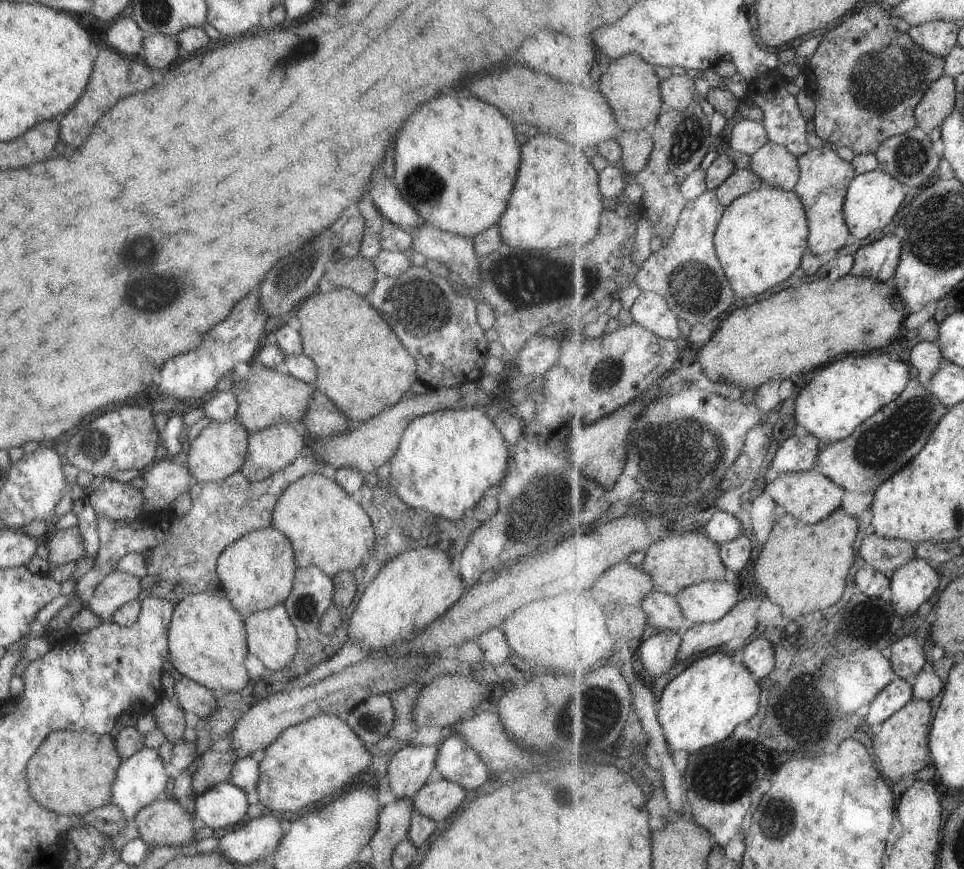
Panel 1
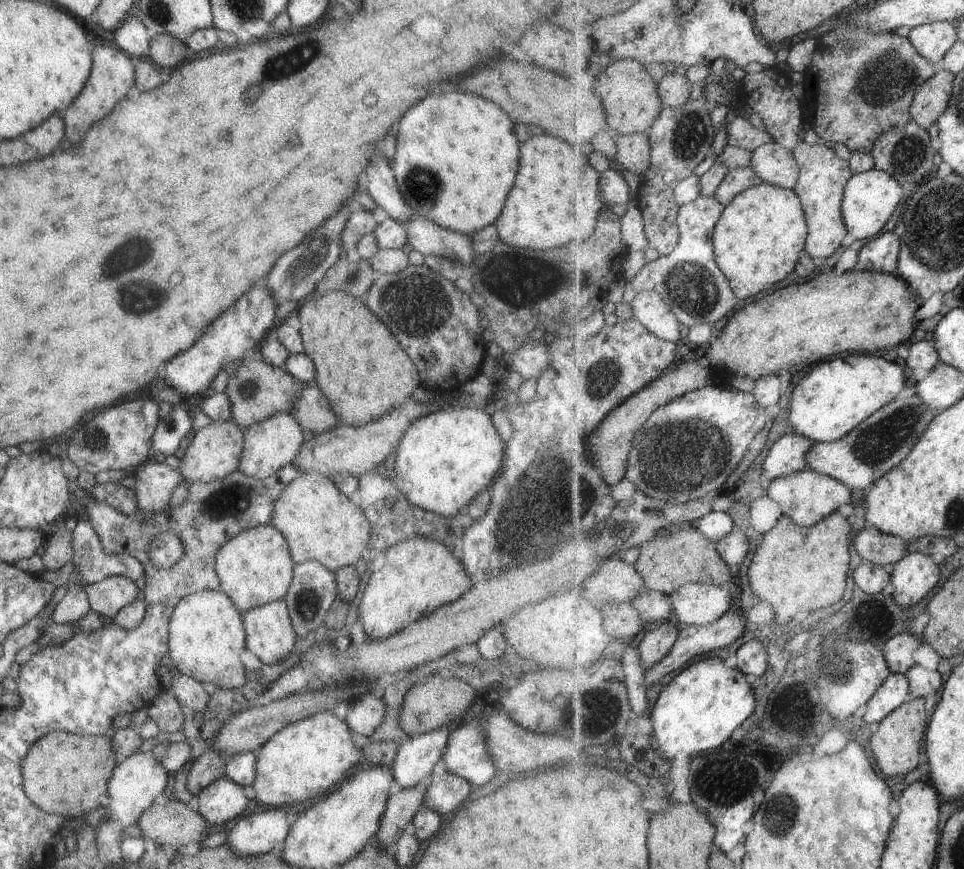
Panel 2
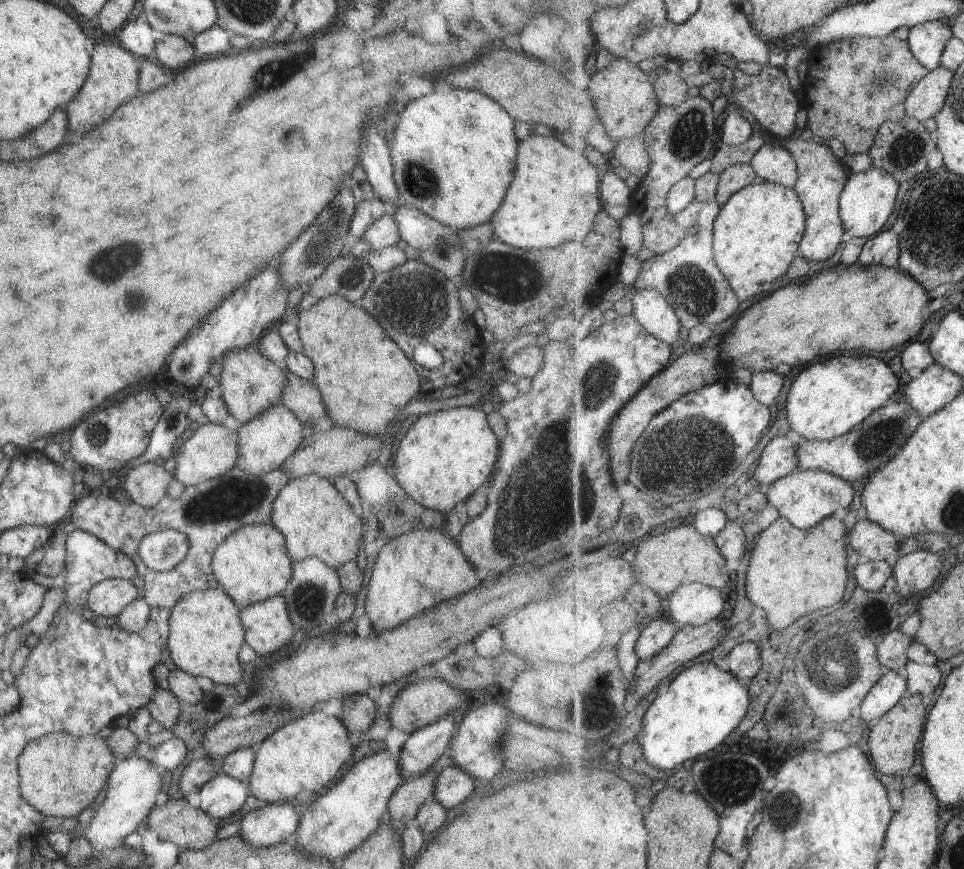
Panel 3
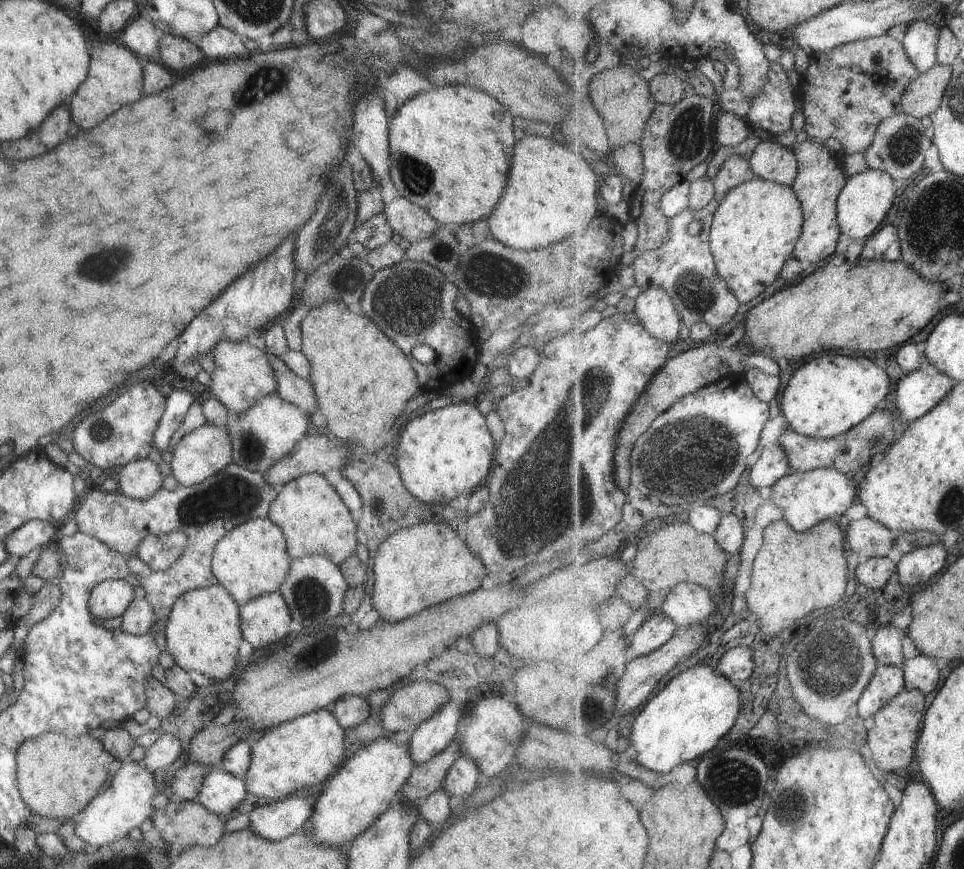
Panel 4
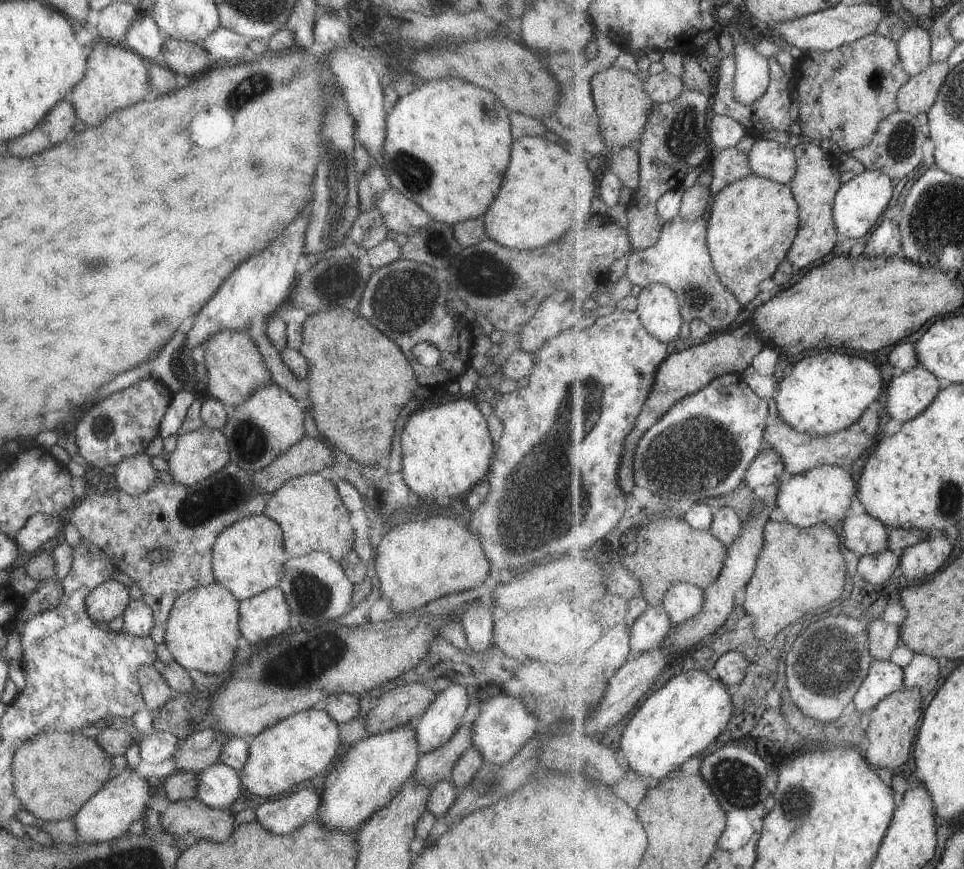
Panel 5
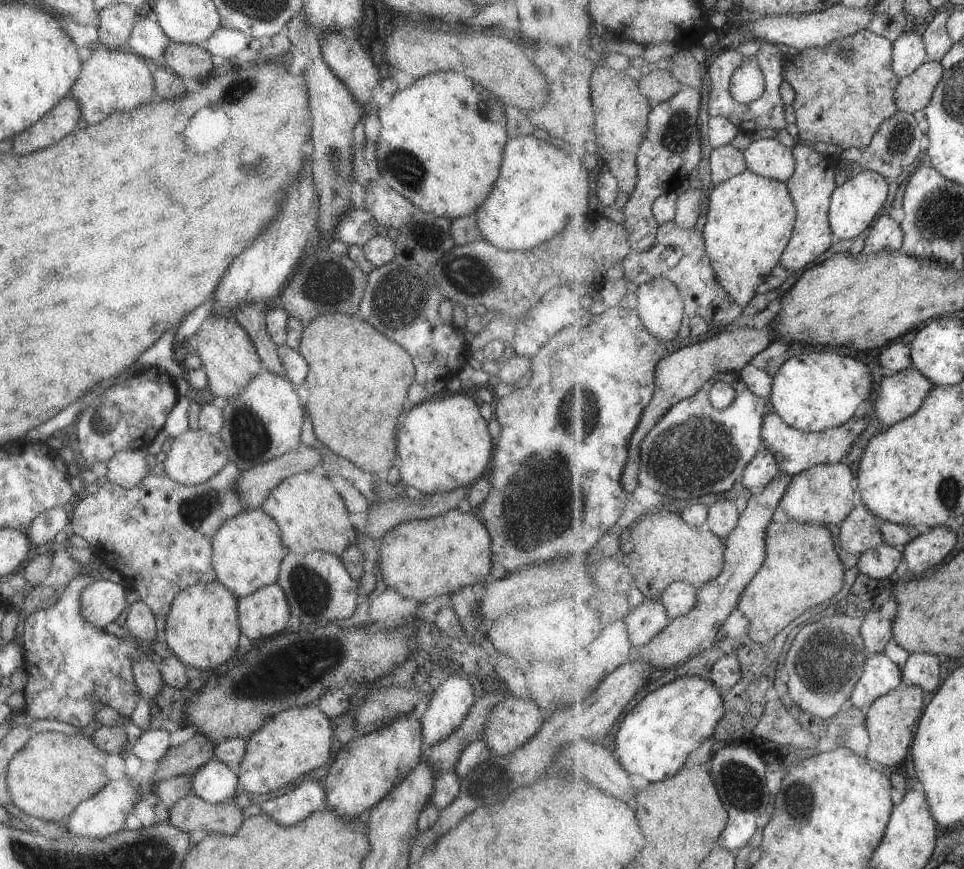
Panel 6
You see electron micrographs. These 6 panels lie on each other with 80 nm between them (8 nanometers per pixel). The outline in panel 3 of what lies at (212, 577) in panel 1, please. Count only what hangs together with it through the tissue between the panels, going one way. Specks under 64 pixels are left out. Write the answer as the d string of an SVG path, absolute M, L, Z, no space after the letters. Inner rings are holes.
M238 466L224 475L187 485L179 498L172 500L166 494L157 504L145 508L133 502L120 503L105 491L88 491L75 498L68 512L68 520L75 529L87 531L109 548L130 556L137 576L143 580L143 600L150 606L170 609L189 591L200 591L218 586L210 569L215 547L232 532L248 524L270 522L271 507L277 492L287 484L289 475L276 468L263 476L246 473ZM161 529L173 529L185 535L188 547L185 556L166 571L152 571L138 558L136 552L141 539Z

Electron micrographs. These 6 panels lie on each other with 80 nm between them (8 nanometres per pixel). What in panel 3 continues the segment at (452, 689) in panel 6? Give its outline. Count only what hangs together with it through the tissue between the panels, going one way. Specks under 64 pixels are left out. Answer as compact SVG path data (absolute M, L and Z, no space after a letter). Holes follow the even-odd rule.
M445 715L409 734L397 757L403 781L423 774L445 752L457 720L455 715Z

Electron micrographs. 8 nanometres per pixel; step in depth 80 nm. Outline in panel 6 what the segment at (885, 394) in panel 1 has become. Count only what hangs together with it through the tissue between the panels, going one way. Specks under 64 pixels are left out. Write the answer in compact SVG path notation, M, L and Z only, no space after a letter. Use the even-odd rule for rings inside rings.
M813 349L786 360L782 367L773 376L774 385L770 402L775 408L775 412L786 420L793 428L801 429L803 432L823 432L829 429L843 427L857 415L861 414L864 405L869 403L869 398L873 396L873 374L871 368L855 358L839 356L826 350Z

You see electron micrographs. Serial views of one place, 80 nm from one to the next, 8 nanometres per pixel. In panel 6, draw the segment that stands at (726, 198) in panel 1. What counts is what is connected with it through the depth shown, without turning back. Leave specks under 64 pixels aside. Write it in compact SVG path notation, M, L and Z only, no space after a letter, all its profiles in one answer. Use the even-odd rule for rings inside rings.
M731 144L712 149L710 170L713 185L717 186L747 171L748 162L744 152Z

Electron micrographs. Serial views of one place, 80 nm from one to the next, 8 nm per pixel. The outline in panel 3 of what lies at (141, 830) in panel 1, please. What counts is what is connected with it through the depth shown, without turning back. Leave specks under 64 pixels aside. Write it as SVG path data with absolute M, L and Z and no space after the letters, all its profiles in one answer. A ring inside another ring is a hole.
M185 798L153 805L144 820L146 829L155 831L162 841L172 842L181 850L209 846L219 828L219 820L190 807Z

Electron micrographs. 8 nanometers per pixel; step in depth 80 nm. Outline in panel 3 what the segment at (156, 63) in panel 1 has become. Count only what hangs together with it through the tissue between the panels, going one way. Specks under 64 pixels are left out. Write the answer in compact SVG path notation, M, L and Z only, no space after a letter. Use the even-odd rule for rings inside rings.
M162 33L157 35L153 45L155 62L159 63L164 70L177 70L195 60L195 52L192 46L180 36Z

